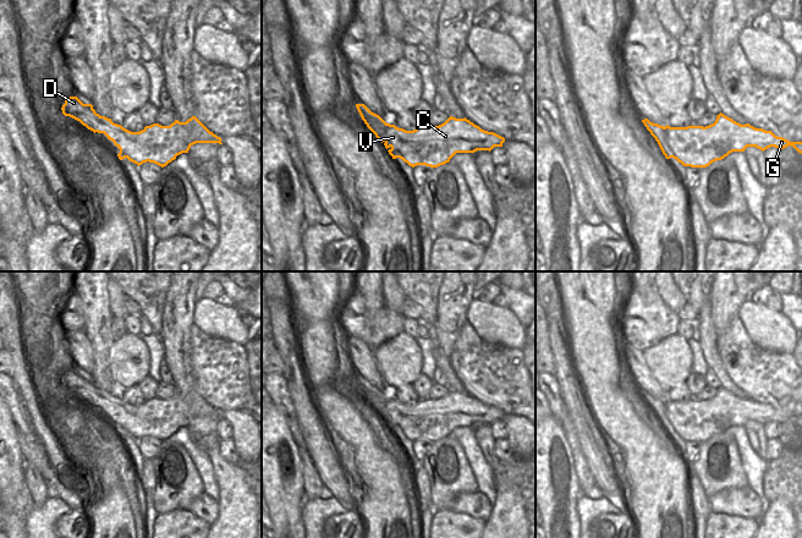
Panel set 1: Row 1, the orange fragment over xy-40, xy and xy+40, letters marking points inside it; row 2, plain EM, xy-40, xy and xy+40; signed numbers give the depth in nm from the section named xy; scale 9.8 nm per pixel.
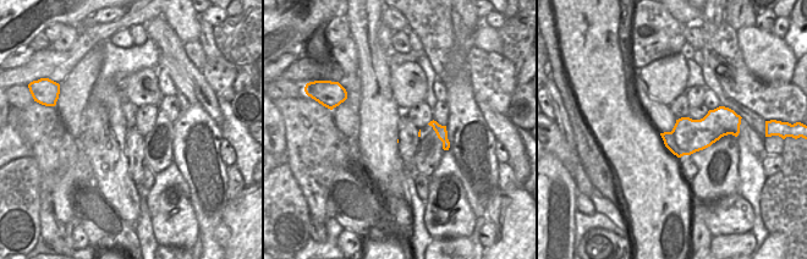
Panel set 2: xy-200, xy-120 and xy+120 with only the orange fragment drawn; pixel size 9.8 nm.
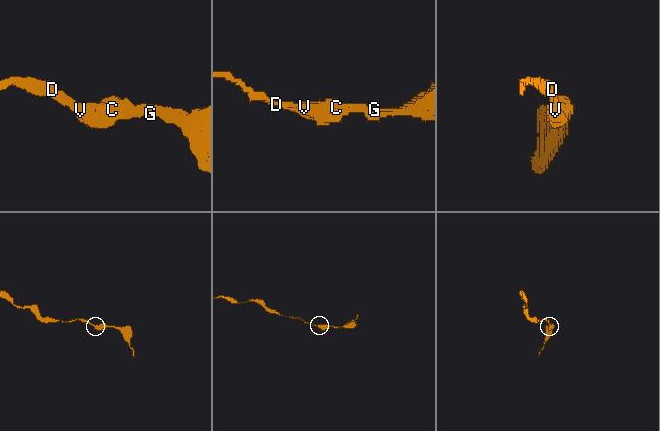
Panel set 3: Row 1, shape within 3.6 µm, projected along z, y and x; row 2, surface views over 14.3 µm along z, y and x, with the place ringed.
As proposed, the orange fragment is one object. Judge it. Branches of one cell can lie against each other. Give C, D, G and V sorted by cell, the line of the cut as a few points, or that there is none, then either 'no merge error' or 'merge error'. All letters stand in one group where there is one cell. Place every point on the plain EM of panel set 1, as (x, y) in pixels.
C D G V | no cut | no merge error

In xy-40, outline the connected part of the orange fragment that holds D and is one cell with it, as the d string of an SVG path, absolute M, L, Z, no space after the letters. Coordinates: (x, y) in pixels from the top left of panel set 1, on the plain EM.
M70 370L61 381L65 390L79 395L94 407L104 407L120 423L119 433L127 432L138 440L154 437L161 441L182 427L188 427L196 417L221 417L221 412L210 406L196 390L186 396L175 394L170 400L153 397L139 406L131 406L111 392L95 386L92 378L83 378L77 370Z

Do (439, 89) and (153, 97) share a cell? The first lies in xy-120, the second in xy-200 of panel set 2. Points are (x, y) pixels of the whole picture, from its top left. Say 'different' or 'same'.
different

